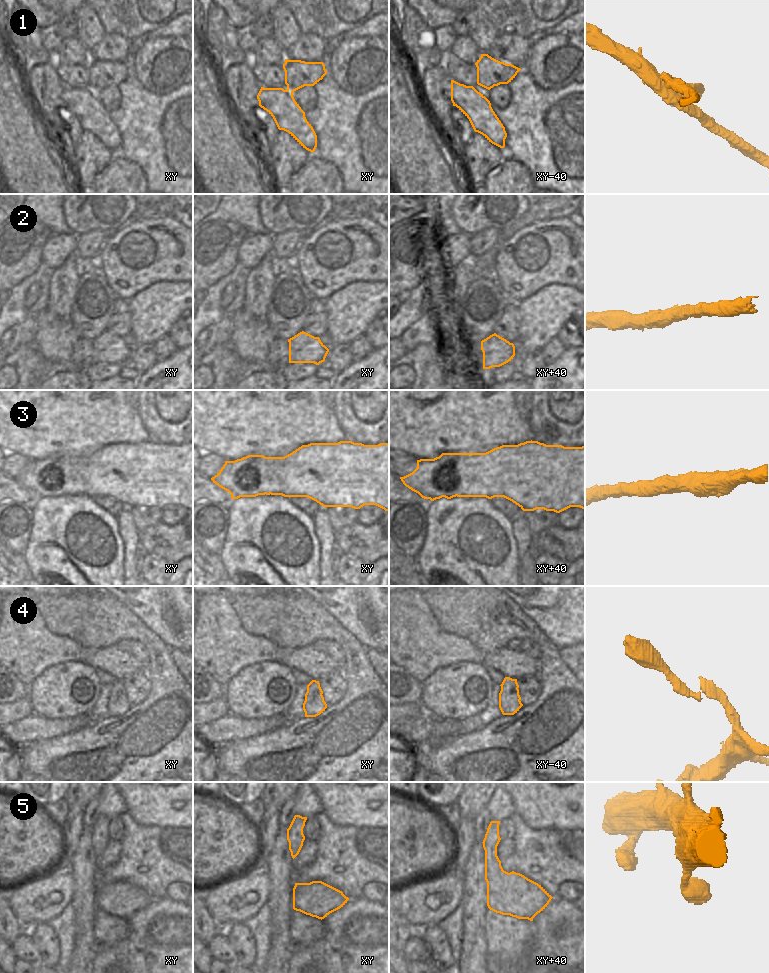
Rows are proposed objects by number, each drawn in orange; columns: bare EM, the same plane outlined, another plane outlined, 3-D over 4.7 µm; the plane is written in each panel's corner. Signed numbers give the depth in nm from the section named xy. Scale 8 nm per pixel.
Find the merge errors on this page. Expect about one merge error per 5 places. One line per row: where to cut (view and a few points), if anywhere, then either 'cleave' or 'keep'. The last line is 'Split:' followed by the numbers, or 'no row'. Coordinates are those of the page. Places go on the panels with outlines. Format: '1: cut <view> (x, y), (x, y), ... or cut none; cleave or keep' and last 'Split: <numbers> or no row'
1: cut xy (287, 89), (292, 92); cleave
2: cut none; keep
3: cut none; keep
4: cut none; keep
5: cut none; keep
Split: 1

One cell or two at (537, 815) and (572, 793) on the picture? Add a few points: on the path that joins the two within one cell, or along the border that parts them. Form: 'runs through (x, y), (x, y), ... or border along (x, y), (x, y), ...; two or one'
runs through (546, 806), (559, 793), (563, 793); one

